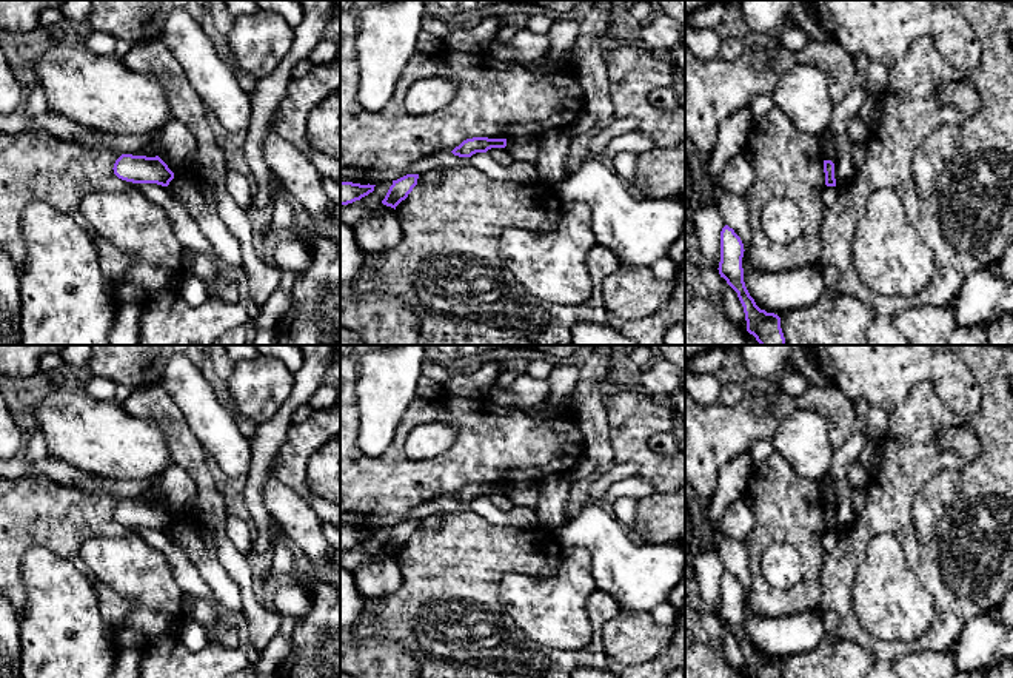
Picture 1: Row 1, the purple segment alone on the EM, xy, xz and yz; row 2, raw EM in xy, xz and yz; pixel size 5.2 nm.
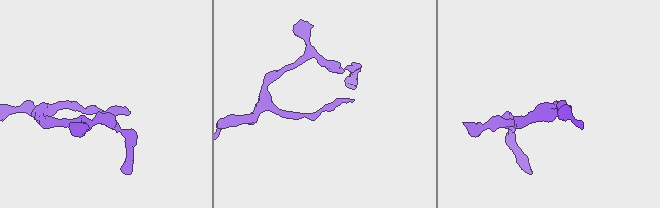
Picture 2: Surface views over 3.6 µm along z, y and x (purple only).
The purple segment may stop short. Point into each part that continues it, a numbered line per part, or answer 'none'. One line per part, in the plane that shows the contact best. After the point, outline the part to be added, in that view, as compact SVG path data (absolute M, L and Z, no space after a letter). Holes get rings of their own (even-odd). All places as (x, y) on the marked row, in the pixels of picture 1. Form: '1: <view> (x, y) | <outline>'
none

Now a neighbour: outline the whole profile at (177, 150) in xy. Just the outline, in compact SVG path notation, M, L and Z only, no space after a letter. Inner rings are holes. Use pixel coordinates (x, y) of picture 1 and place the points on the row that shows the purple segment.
M169 120L160 133L159 157L172 173L188 171L197 153L192 131L182 122Z

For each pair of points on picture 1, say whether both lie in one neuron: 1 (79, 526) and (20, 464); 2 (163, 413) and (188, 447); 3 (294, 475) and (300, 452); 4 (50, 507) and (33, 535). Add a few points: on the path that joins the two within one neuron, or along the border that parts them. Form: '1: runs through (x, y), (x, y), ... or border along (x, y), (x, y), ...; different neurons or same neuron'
1: border along (16, 476), (46, 475), (65, 484); different neurons
2: runs through (171, 421), (180, 439); same neuron
3: runs through (294, 469), (294, 458); same neuron
4: runs through (43, 513), (33, 524), (33, 529); same neuron

